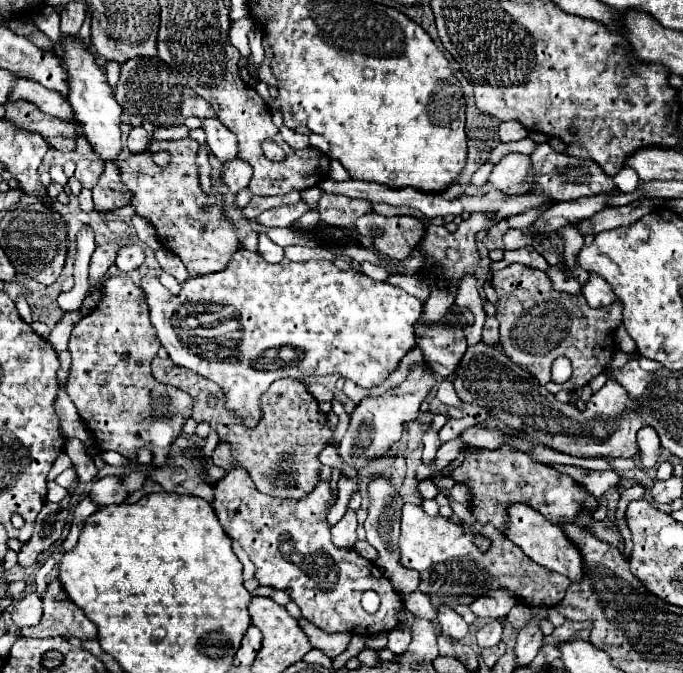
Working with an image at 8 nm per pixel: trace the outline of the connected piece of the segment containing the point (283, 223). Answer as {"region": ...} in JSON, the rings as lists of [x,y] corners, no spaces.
{"region":[[[301,200],[294,205],[286,205],[266,210],[257,216],[256,220],[258,223],[261,223],[263,227],[291,227],[291,223],[299,219],[305,211],[307,211],[307,209],[303,207],[303,201]]]}

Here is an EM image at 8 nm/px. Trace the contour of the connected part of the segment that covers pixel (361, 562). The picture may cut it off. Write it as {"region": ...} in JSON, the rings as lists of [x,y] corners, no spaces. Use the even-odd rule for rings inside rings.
{"region":[[[219,443],[213,451],[213,463],[223,467],[227,473],[223,479],[215,483],[215,501],[213,509],[217,513],[217,519],[225,533],[241,545],[241,549],[249,555],[251,563],[255,565],[255,579],[261,585],[271,585],[275,589],[283,589],[291,595],[291,599],[301,607],[301,613],[305,619],[309,619],[315,627],[323,631],[351,631],[359,635],[373,635],[381,631],[391,631],[399,625],[397,621],[397,611],[403,607],[403,601],[399,593],[383,579],[383,573],[379,567],[375,567],[369,559],[361,557],[353,547],[337,547],[331,541],[331,525],[327,523],[327,505],[335,501],[335,495],[331,491],[329,481],[319,481],[311,493],[307,493],[303,499],[273,499],[263,495],[261,491],[255,489],[253,479],[249,473],[239,467],[233,459],[231,447],[227,443]],[[363,591],[375,591],[381,597],[381,607],[377,613],[369,615],[361,607],[361,593]]]}

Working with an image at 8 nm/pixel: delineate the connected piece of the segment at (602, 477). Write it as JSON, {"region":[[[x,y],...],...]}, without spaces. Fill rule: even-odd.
{"region":[[[553,465],[557,471],[571,475],[573,481],[583,485],[595,499],[601,497],[605,491],[611,487],[619,485],[619,475],[609,469],[609,471],[585,471],[581,467],[569,467],[569,465]]]}

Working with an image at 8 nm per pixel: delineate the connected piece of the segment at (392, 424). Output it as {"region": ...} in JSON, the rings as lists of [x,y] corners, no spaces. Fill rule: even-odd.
{"region":[[[425,365],[425,367],[415,367],[405,383],[383,393],[381,397],[365,397],[351,413],[349,429],[347,429],[347,433],[339,445],[341,459],[347,465],[351,465],[353,469],[359,469],[359,467],[367,465],[371,457],[385,455],[391,449],[391,445],[401,439],[403,423],[417,419],[419,405],[423,403],[423,399],[427,397],[431,387],[433,387],[433,373]]]}

